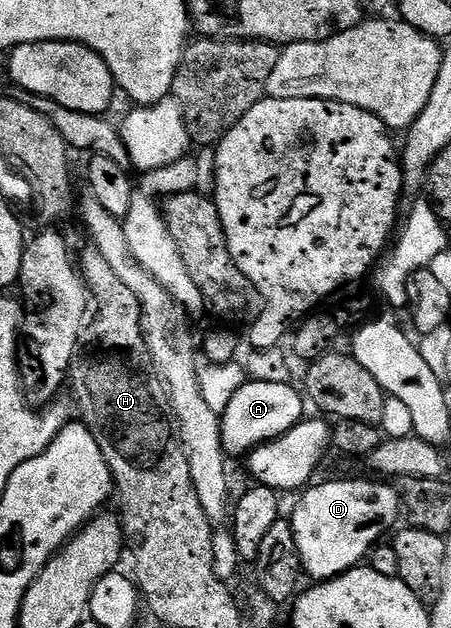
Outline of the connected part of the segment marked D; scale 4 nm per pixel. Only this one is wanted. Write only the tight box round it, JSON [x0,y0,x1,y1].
[292,479,404,581]

